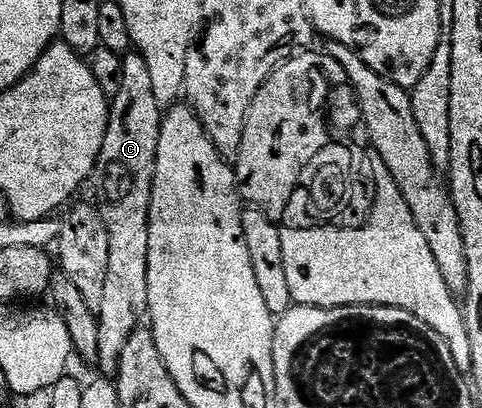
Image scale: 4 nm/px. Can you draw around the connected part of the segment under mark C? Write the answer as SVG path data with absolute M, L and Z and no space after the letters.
M140 51L124 53L123 86L119 86L119 94L111 98L109 125L99 161L101 192L105 195L105 201L100 201L99 207L103 222L107 222L107 234L111 234L111 263L104 298L99 304L97 360L105 374L113 374L120 369L121 355L142 323L149 302L149 207L153 201L153 179L162 119L163 109L159 102L155 102L155 86L151 86L151 70L147 62Z

